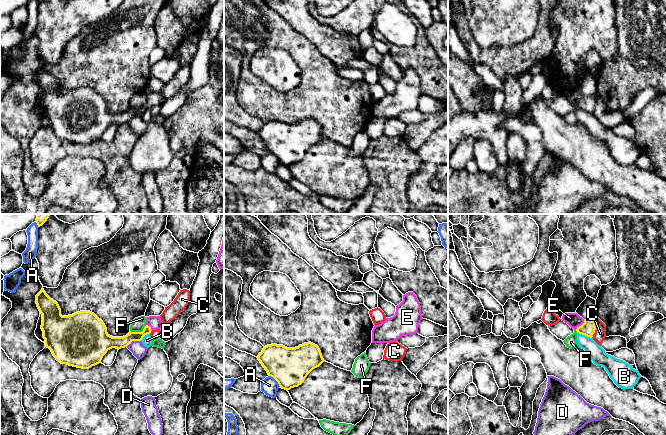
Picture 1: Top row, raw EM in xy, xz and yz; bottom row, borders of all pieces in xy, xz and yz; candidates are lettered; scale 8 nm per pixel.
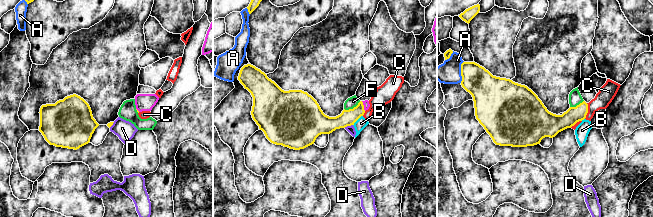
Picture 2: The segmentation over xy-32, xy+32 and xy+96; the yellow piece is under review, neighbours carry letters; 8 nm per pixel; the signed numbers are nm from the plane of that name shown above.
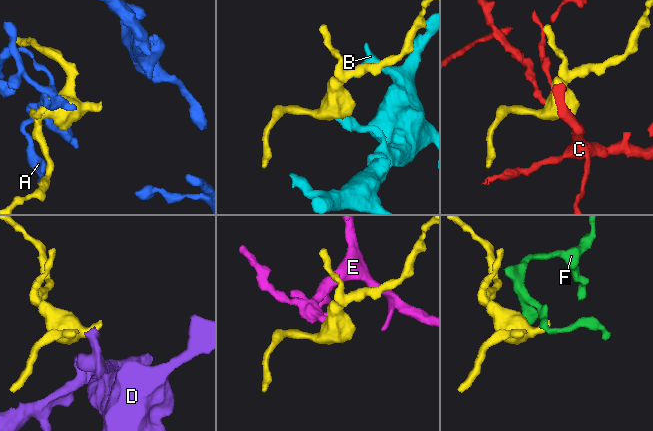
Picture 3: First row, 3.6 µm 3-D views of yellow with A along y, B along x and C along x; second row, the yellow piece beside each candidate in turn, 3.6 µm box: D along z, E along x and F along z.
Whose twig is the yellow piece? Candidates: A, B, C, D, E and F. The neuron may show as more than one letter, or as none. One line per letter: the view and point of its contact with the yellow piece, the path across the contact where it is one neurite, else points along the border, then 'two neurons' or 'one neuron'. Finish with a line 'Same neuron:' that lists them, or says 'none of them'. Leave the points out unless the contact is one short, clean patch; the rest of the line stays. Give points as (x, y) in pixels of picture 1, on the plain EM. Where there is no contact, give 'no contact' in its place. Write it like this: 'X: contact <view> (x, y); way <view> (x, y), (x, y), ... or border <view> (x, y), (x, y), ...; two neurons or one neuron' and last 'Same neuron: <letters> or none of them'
A: contact xz (275, 155); two neurons
B: contact yz (585, 111); border yz (578, 108), (591, 114); two neurons
C: contact yz (595, 105); border yz (595, 97), (595, 108), (591, 113); two neurons
D: contact xy (133, 116); border xy (140, 116), (132, 116), (126, 122); two neurons
E: contact yz (581, 101); way yz (588, 104), (581, 101), (573, 96); one neuron
F: contact xy (138, 108); border xy (146, 101), (141, 107), (130, 107); two neurons
Same neuron: E

